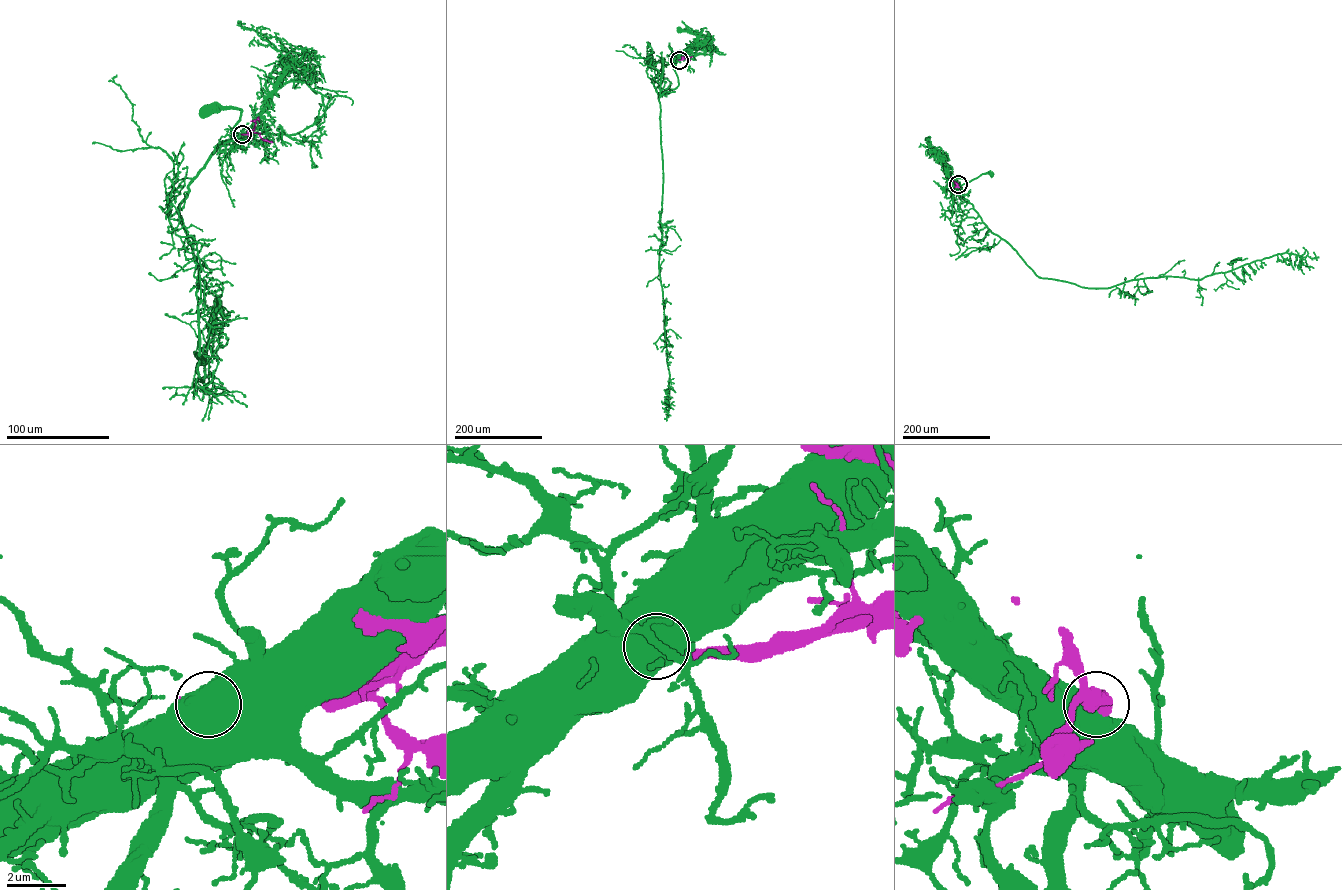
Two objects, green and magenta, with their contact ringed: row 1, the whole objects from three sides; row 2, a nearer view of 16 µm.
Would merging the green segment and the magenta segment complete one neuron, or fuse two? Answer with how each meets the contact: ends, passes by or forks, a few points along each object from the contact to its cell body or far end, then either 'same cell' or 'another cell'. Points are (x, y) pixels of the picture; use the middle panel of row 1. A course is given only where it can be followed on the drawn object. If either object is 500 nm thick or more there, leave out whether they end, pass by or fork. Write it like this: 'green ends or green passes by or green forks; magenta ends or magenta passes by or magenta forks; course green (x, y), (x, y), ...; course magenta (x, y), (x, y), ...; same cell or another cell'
course green (679, 60), (674, 66), (678, 85), (664, 93); course magenta (679, 60), (692, 56); another cell

